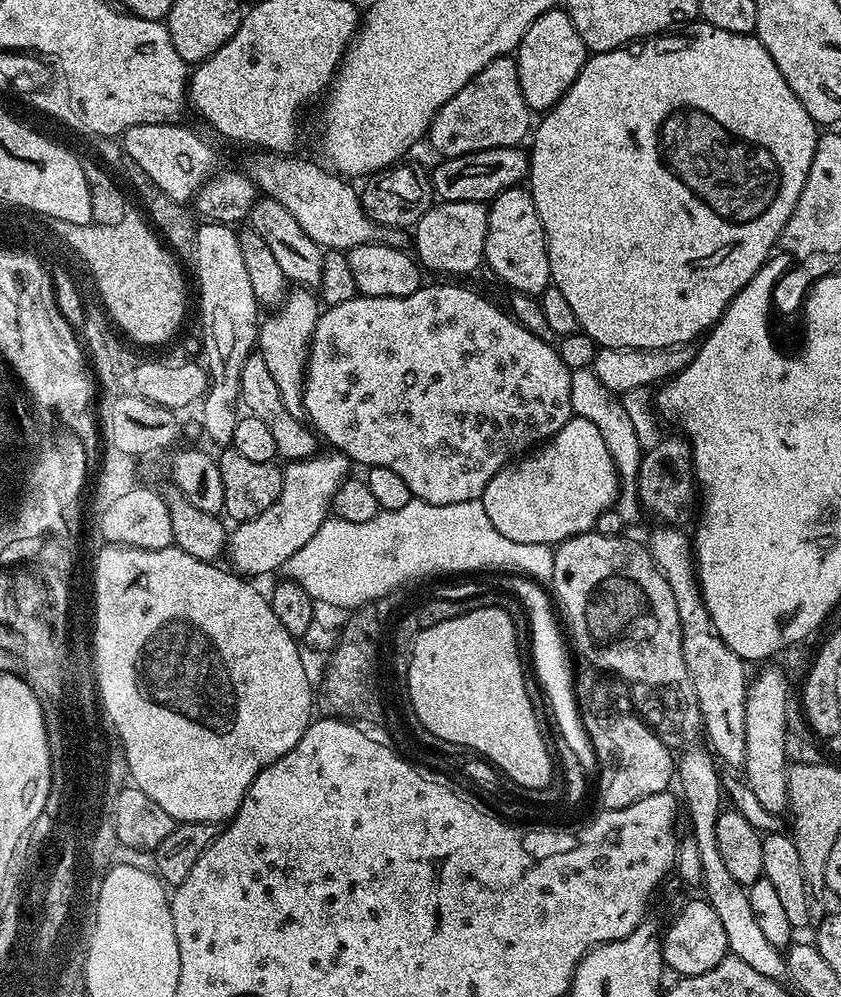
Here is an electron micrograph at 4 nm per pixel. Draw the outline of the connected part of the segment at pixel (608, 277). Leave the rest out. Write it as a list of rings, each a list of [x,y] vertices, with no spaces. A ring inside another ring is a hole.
[[[703,22],[693,23],[680,31],[684,30],[685,32],[680,32],[677,36],[660,34],[655,38],[645,39],[637,47],[641,47],[637,52],[617,50],[589,55],[588,61],[584,63],[578,74],[578,78],[574,78],[574,82],[566,90],[564,97],[539,117],[530,136],[532,148],[530,147],[530,163],[526,184],[534,198],[534,206],[538,210],[538,218],[542,222],[544,237],[548,243],[550,274],[552,275],[551,287],[556,288],[562,294],[562,298],[566,298],[566,302],[570,302],[570,310],[574,310],[574,318],[579,331],[588,335],[600,348],[679,348],[699,341],[719,320],[720,315],[728,307],[728,303],[742,290],[742,286],[746,286],[746,282],[750,282],[750,278],[754,278],[754,274],[758,274],[758,270],[763,264],[769,263],[770,257],[768,255],[771,254],[772,247],[774,249],[777,247],[790,214],[794,214],[794,206],[798,206],[802,186],[806,186],[806,174],[810,174],[810,162],[814,162],[818,125],[810,118],[810,114],[806,114],[806,106],[802,106],[802,102],[798,102],[798,94],[794,94],[794,90],[790,90],[790,86],[786,86],[786,78],[782,78],[782,70],[778,70],[778,66],[774,66],[774,58],[770,58],[766,46],[762,46],[762,42],[757,40],[755,35],[730,34],[730,30],[718,30],[718,26]]]

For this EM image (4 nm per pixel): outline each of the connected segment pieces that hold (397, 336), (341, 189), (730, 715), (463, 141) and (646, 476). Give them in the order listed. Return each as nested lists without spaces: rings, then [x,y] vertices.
[[[432,284],[422,286],[414,294],[409,296],[399,296],[398,298],[382,298],[381,296],[362,296],[356,295],[350,302],[342,302],[325,307],[320,313],[320,321],[316,327],[316,332],[312,335],[312,346],[308,354],[308,362],[304,374],[304,416],[310,421],[311,427],[315,429],[321,437],[324,436],[329,440],[331,447],[337,452],[342,452],[349,460],[364,464],[368,468],[377,468],[378,466],[386,466],[386,470],[394,470],[394,474],[399,474],[406,482],[406,486],[410,486],[413,497],[417,500],[425,500],[428,504],[434,506],[446,506],[447,504],[457,504],[458,502],[466,502],[467,500],[480,500],[483,491],[486,490],[487,483],[490,482],[496,474],[498,474],[505,465],[509,463],[517,454],[524,454],[529,451],[537,442],[544,442],[549,437],[553,437],[556,432],[562,430],[562,426],[566,426],[566,422],[573,417],[573,410],[570,402],[570,384],[572,373],[562,360],[557,349],[551,343],[543,341],[542,338],[536,337],[526,329],[505,309],[499,308],[496,304],[491,304],[486,297],[480,292],[475,292],[472,288],[463,288],[460,284]]]
[[[256,150],[251,155],[247,176],[265,197],[286,206],[298,226],[302,226],[321,249],[347,250],[363,244],[388,244],[391,248],[399,248],[405,243],[403,231],[381,228],[371,220],[360,204],[360,192],[352,189],[345,177],[333,174],[327,167],[319,168],[312,160],[299,160],[296,154]]]
[[[660,526],[652,532],[652,537],[646,540],[648,553],[652,556],[656,568],[666,578],[670,590],[674,593],[674,602],[678,605],[678,622],[682,630],[682,658],[686,662],[686,670],[690,674],[690,682],[694,686],[694,694],[698,698],[698,710],[703,735],[708,735],[707,743],[711,751],[729,768],[740,768],[746,758],[746,702],[750,683],[749,665],[714,630],[714,622],[704,605],[704,599],[700,593],[700,583],[696,577],[696,562],[694,559],[694,544],[680,526]]]
[[[503,56],[489,62],[473,80],[462,86],[462,90],[458,90],[458,94],[454,94],[454,98],[450,98],[450,102],[446,102],[446,106],[436,112],[427,139],[432,140],[432,148],[440,158],[474,154],[491,148],[514,148],[529,139],[534,124],[531,118],[526,98],[522,98],[515,59]]]
[[[665,435],[653,449],[643,453],[636,480],[641,508],[648,516],[661,516],[664,522],[680,522],[692,499],[698,496],[696,471],[692,468],[692,447],[683,435],[675,435]]]

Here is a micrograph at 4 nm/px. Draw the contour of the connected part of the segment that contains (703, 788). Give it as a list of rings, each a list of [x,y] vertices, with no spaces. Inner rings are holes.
[[[696,746],[685,747],[679,753],[678,784],[680,780],[681,793],[679,792],[679,795],[682,797],[683,807],[685,804],[689,814],[692,815],[690,836],[697,840],[698,853],[702,862],[703,899],[707,900],[710,906],[714,906],[714,914],[718,914],[722,927],[726,930],[726,942],[731,955],[742,958],[746,966],[758,970],[758,974],[766,974],[766,978],[787,981],[789,977],[785,953],[776,948],[772,942],[766,942],[758,921],[754,919],[754,910],[750,910],[747,887],[740,884],[738,878],[734,878],[734,874],[730,874],[726,862],[722,862],[722,854],[718,854],[716,818],[722,811],[722,805],[720,805],[722,789],[717,757],[707,747],[704,747],[705,749],[692,747]],[[682,795],[684,795],[684,800]]]

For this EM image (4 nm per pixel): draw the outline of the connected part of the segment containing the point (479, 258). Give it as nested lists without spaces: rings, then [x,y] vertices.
[[[437,201],[414,226],[417,261],[428,271],[468,274],[483,263],[488,207],[478,202]]]

